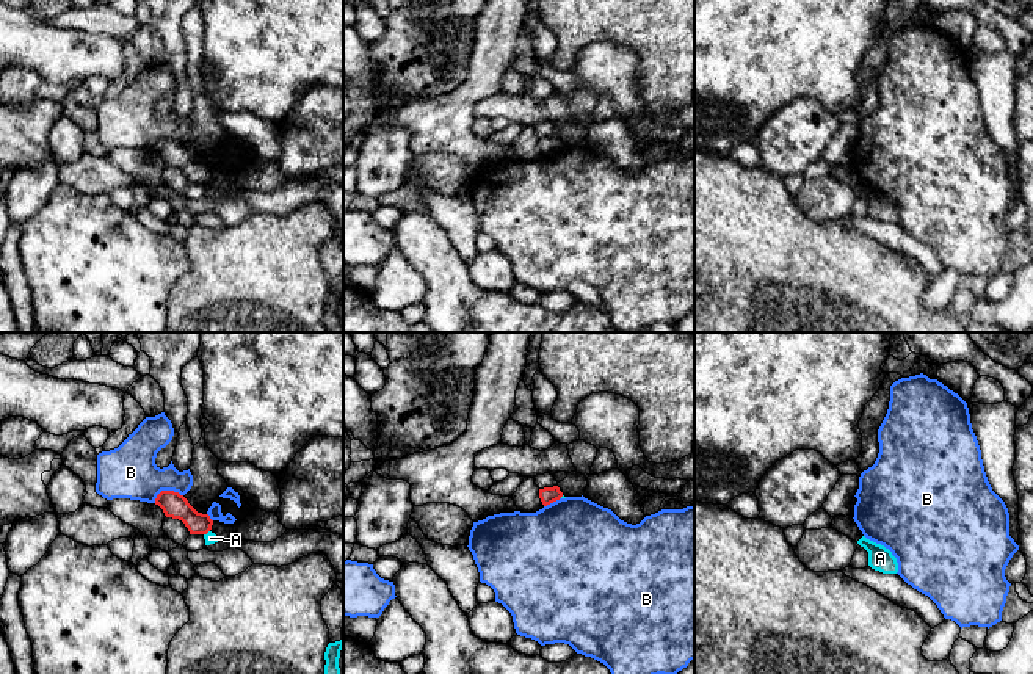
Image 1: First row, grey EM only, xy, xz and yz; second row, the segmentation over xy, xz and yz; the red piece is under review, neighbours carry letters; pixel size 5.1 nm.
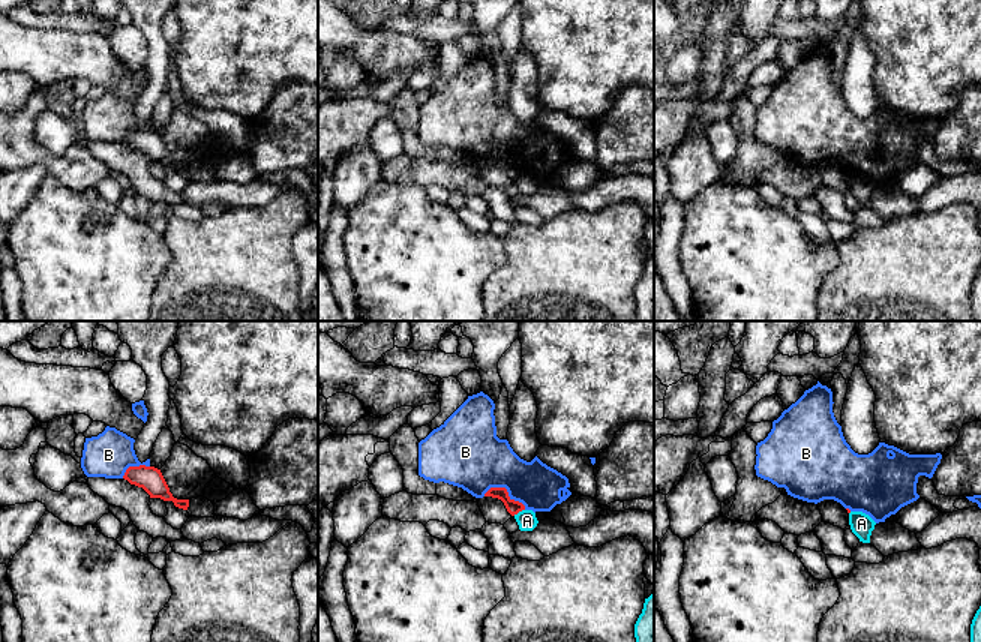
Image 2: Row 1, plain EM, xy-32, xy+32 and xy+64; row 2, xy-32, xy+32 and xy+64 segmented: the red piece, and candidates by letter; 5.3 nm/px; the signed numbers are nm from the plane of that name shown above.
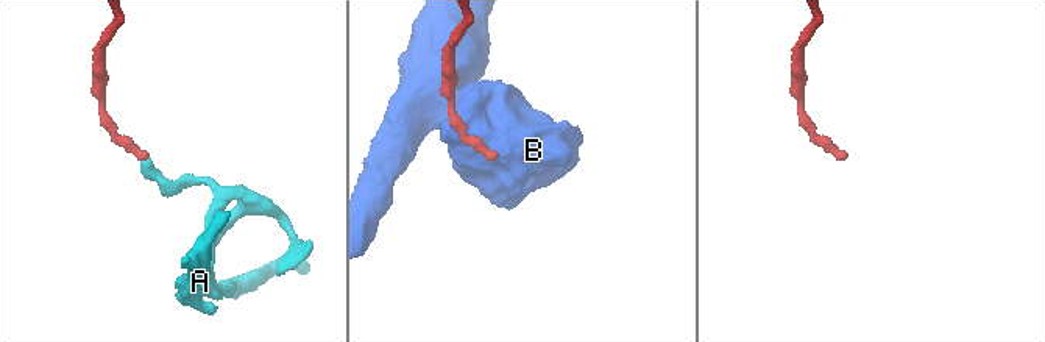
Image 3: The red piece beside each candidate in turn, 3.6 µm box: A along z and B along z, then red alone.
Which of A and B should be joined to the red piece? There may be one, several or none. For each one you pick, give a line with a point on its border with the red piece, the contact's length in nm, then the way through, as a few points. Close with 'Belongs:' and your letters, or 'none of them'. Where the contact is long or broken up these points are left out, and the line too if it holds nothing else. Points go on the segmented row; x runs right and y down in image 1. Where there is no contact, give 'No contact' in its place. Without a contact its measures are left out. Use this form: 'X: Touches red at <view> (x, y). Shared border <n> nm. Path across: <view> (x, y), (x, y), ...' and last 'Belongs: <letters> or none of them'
Belongs: none of them

